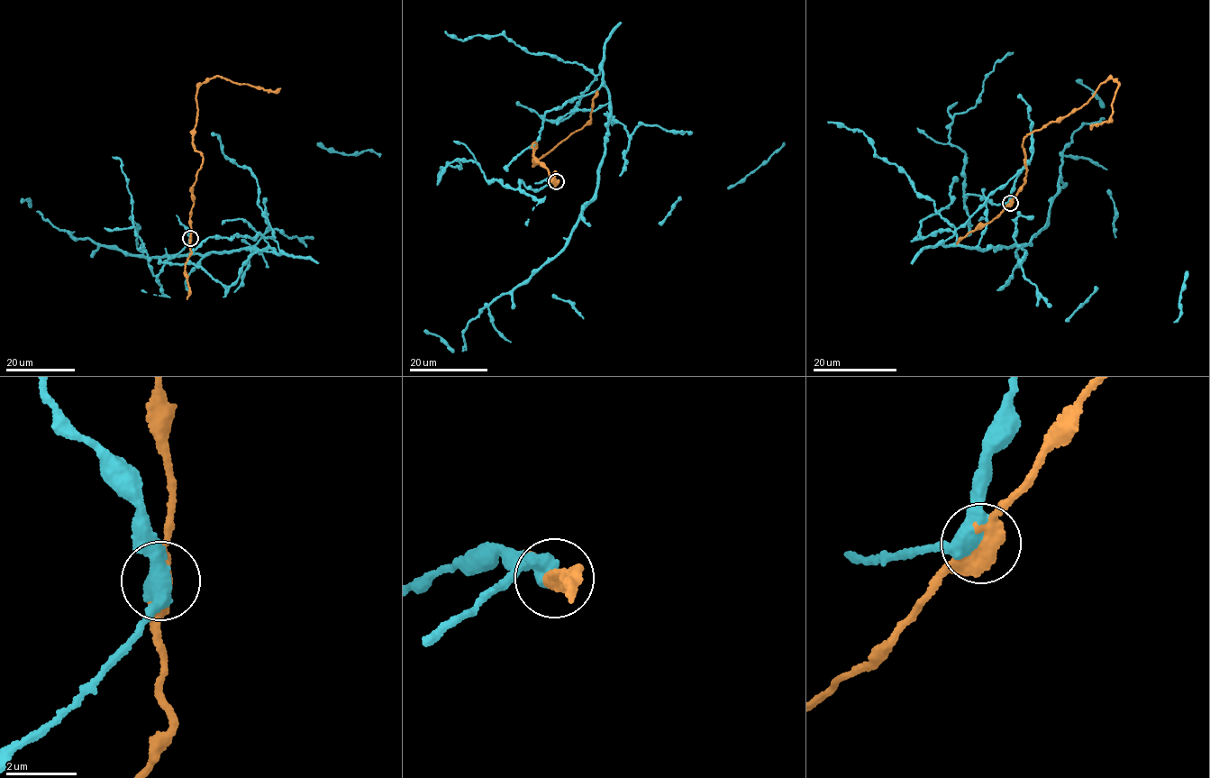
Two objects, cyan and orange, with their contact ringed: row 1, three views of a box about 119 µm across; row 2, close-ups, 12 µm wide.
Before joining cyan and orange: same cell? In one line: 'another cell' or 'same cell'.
another cell

